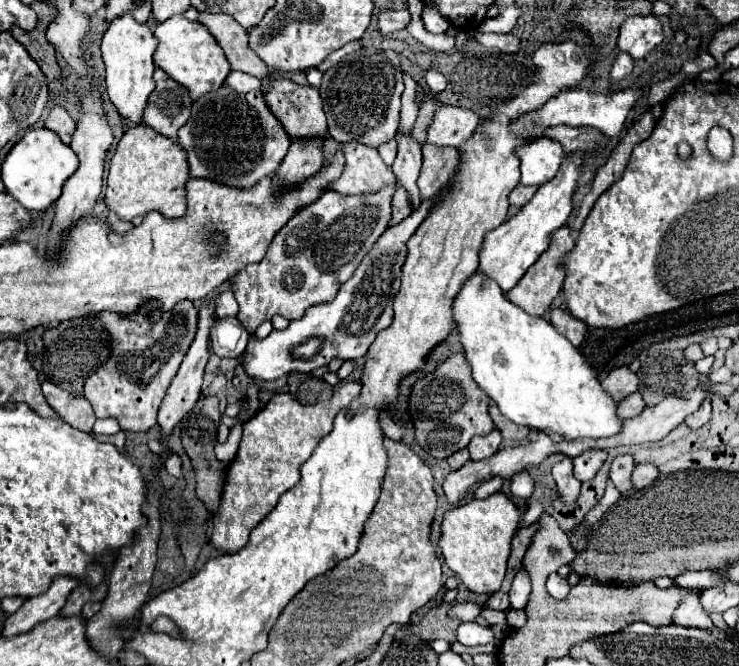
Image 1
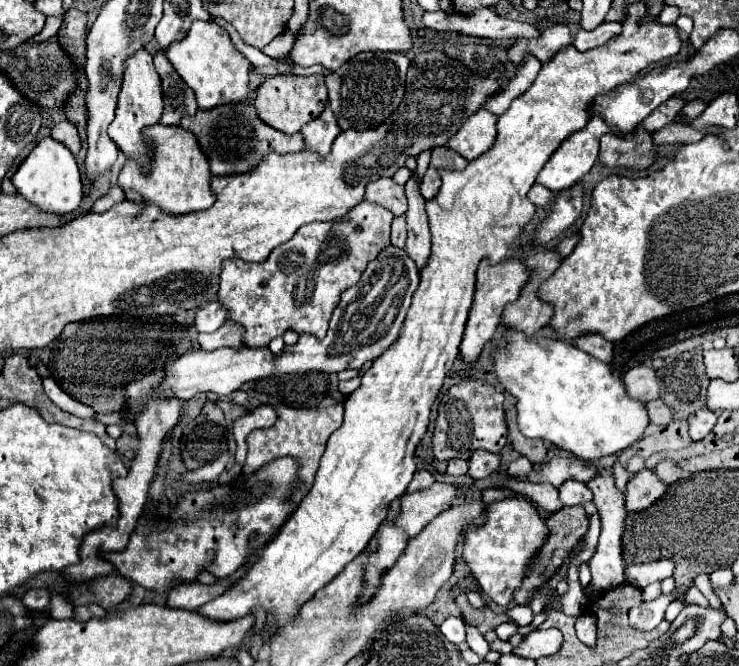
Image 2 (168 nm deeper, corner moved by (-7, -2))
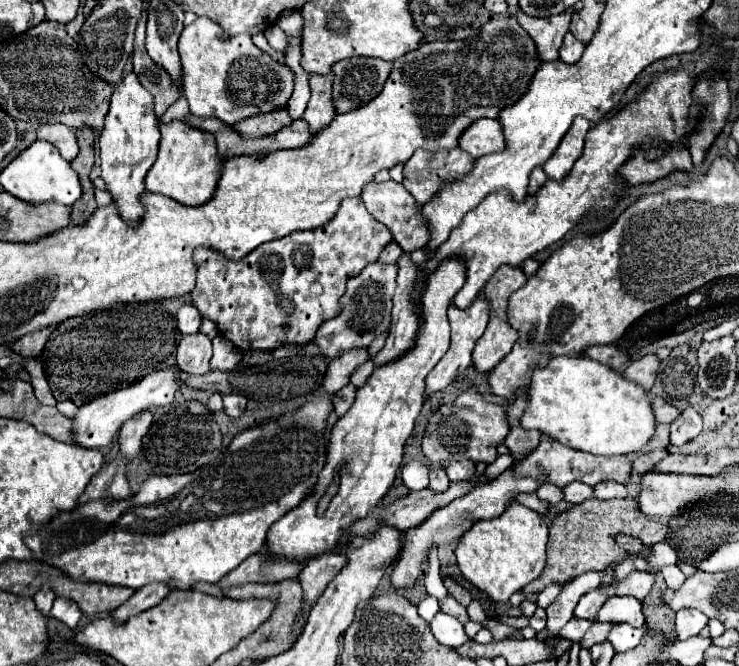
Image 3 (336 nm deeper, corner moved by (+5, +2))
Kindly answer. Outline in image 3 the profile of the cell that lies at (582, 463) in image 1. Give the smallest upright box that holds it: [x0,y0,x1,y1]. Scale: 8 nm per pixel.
[594,481,628,499]

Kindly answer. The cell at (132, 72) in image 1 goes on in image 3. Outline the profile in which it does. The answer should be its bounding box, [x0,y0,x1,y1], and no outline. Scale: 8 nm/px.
[98,71,160,223]

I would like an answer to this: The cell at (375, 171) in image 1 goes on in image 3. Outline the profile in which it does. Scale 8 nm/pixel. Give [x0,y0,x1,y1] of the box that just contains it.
[362,181,428,251]

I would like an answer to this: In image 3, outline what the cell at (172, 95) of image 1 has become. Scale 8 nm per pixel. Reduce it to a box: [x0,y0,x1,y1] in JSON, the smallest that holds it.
[134,7,180,117]

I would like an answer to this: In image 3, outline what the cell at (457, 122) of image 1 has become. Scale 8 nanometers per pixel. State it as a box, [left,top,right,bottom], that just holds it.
[458,117,504,159]

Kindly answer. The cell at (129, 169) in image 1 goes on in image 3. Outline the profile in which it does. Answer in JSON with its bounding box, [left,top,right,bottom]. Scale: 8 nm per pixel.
[146,121,222,205]

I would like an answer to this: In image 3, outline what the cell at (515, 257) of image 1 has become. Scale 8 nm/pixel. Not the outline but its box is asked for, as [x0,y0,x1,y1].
[426,293,490,397]

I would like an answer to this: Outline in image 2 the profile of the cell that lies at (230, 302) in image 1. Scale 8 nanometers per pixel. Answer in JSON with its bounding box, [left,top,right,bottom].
[194,301,226,333]

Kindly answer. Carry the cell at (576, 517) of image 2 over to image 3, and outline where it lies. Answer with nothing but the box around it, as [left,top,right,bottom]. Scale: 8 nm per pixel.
[522,497,668,595]

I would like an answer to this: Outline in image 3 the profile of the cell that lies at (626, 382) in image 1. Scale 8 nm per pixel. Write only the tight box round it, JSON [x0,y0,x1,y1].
[622,355,660,391]

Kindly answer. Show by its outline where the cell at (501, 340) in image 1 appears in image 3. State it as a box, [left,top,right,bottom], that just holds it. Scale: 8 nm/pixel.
[520,355,654,457]

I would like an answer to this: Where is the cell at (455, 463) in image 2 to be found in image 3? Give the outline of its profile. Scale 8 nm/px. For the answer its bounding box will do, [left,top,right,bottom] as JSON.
[430,467,450,491]

